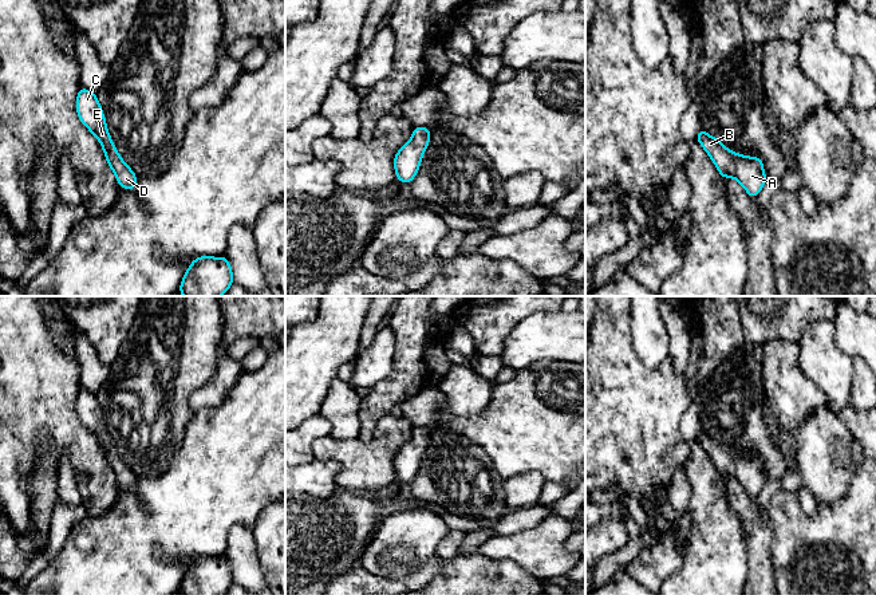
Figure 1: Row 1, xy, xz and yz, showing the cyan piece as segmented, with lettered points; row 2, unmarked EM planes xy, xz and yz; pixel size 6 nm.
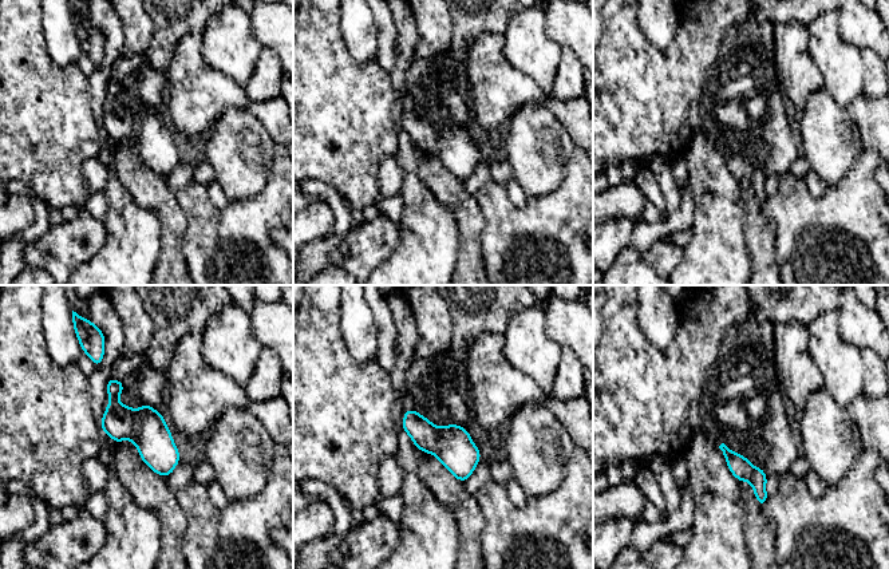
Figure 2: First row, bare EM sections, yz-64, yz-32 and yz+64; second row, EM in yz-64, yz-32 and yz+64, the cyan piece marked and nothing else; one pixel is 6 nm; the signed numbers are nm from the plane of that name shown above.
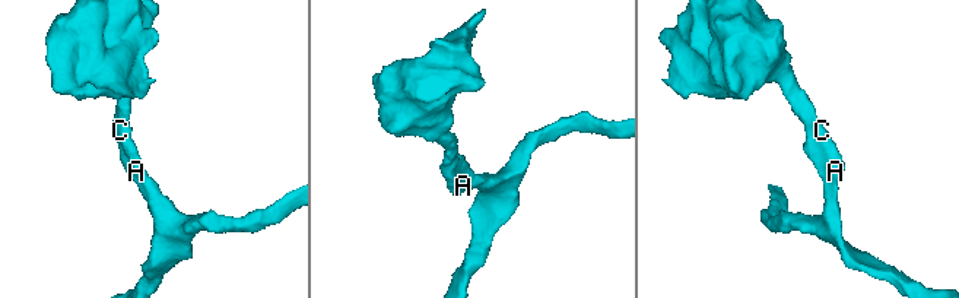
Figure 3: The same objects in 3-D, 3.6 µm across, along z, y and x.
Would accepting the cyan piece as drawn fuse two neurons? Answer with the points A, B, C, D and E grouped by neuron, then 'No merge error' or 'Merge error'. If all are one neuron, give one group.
Groups: A B C D E. No merge error

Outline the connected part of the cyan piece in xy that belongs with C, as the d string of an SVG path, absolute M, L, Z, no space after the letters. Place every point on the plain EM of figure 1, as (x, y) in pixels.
M79 389L76 397L76 411L82 423L96 437L100 442L108 466L114 470L115 478L121 488L134 490L138 477L129 468L129 465L118 454L111 437L108 434L104 414L98 402L96 394L87 389Z

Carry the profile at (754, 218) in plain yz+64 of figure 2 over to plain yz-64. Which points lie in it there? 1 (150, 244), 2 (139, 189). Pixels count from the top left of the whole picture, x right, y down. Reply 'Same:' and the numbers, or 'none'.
Same: 2

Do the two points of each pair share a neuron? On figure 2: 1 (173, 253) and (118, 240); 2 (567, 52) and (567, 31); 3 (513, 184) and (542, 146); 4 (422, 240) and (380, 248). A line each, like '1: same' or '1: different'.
1: different
2: different
3: different
4: different

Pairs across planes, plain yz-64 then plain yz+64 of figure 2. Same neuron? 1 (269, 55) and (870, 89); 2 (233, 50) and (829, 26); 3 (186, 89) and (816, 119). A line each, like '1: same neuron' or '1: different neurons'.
1: same neuron
2: same neuron
3: different neurons

